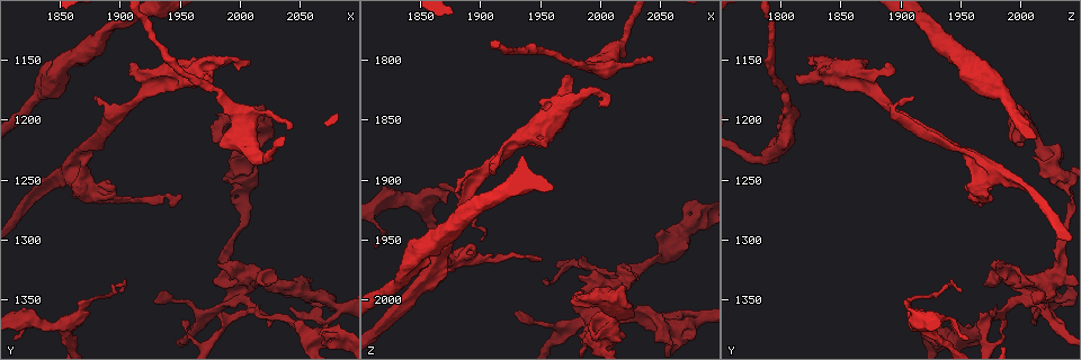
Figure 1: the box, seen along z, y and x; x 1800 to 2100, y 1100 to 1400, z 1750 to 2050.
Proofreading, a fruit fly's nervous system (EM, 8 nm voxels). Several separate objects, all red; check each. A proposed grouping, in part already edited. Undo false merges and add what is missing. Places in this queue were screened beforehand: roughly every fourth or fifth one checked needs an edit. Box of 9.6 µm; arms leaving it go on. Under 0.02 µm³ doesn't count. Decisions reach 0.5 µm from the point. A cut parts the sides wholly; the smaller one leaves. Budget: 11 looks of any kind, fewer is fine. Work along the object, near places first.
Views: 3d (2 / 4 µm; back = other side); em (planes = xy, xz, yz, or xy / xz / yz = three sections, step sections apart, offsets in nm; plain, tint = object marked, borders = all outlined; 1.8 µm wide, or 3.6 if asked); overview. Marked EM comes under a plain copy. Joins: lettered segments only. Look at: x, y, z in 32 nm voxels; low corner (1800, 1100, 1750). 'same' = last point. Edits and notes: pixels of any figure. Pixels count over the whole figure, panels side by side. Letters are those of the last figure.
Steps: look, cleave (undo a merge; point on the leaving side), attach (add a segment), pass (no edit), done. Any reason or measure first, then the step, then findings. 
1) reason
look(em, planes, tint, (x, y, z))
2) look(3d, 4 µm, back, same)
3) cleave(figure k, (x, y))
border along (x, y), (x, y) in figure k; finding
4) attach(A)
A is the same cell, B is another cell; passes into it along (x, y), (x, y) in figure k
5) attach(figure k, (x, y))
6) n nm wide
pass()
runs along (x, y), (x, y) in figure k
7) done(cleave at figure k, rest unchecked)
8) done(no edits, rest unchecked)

branch stops here
look(3d, 2 µm, (1878, 1180, 1910))

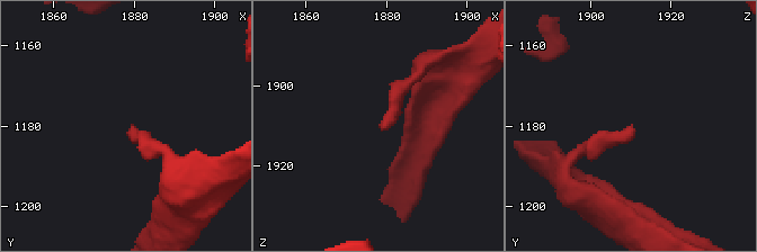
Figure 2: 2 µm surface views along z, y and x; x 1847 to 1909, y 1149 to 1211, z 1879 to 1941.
now the EM
look(em, yz, step 16, borders, (1878, 1182, 1911))

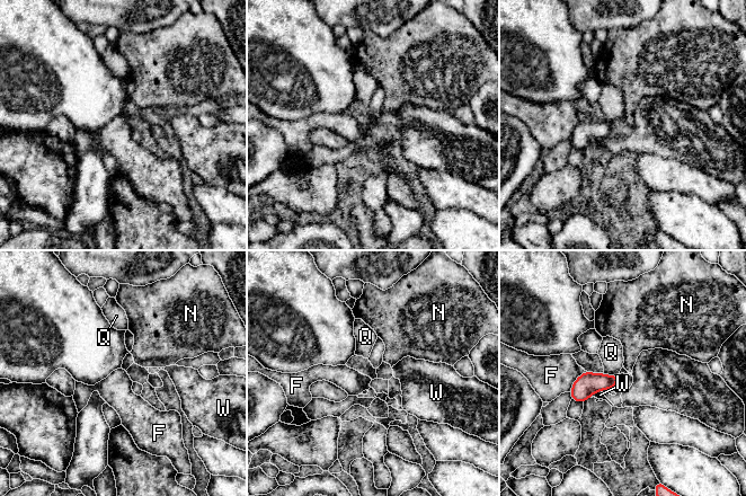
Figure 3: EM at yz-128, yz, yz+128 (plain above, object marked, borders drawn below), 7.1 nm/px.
pass()
F, N, Q and W are other cells; no lettered segment goes on from it

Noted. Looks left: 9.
branch stops here
look(3d, 2 µm, (1858, 1234, 1964))

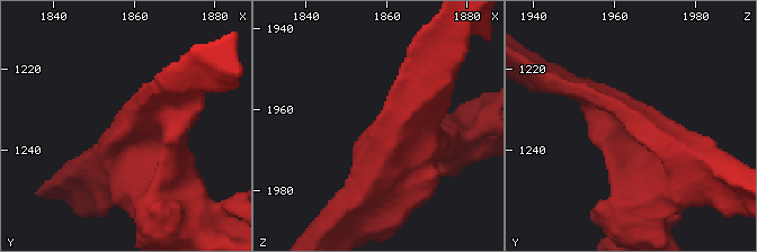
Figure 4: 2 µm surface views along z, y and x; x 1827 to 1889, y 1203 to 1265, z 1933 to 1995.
need the tissue
look(em, 3.6 µm, xz, step 4, borders, (1856, 1236, 1963))

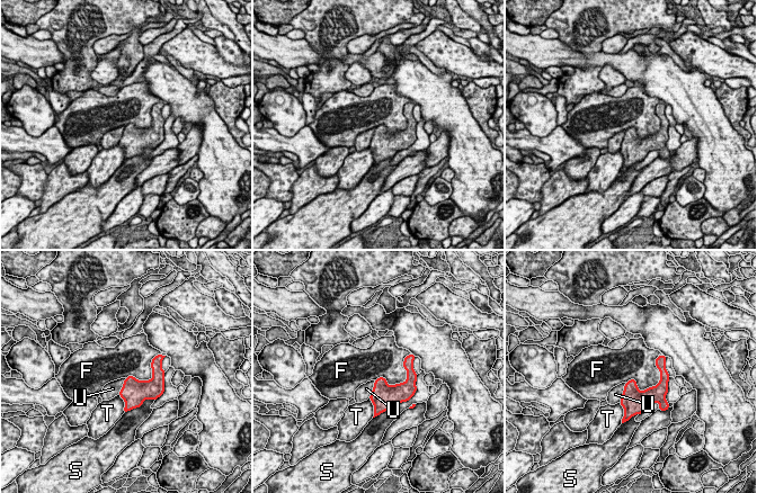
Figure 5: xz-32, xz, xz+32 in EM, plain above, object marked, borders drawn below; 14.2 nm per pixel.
cut it another way
look(em, 3.6 µm, xy, step 16, borders, same)

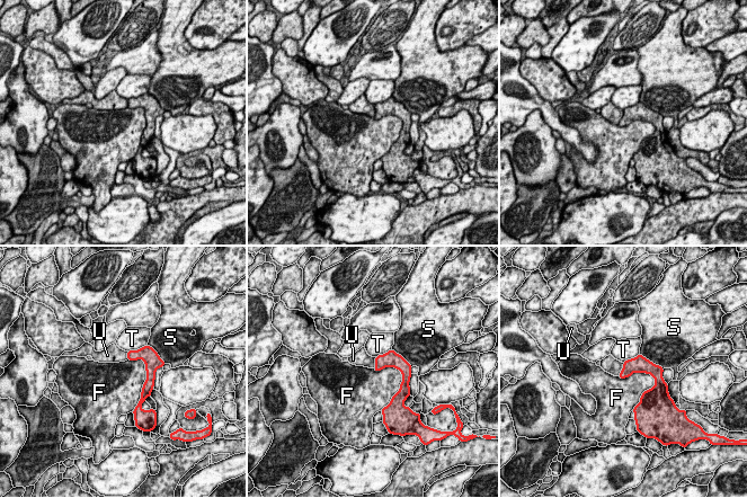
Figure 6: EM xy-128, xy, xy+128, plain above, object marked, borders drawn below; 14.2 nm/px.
160 nm wide
pass()
F, S, T and U are other cells; border along (649, 373), (655, 383), (632, 409) in figure 6; none of them fits

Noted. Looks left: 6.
thin arm on a thick one
look(em, xz, step 4, tint, (1988, 1318, 2032))

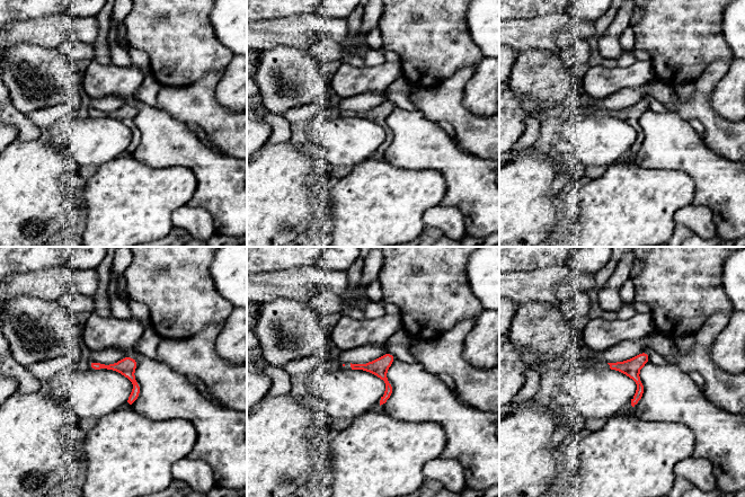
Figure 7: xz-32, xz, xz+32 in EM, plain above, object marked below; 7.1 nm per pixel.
what lies round it
look(em, xz, step 4, borders, same)

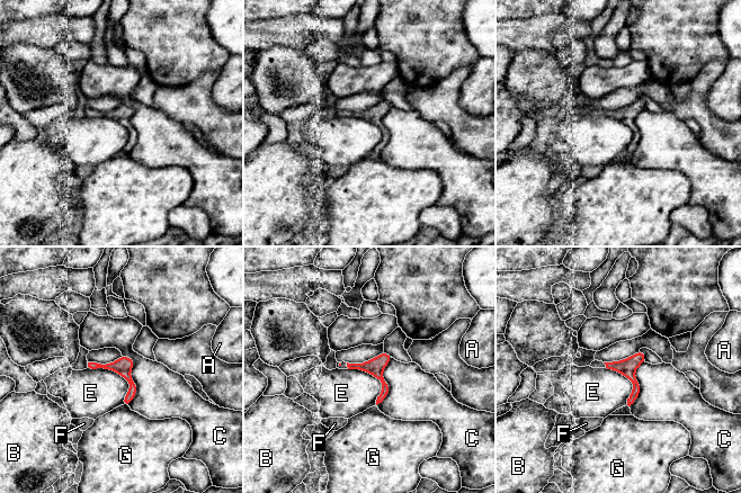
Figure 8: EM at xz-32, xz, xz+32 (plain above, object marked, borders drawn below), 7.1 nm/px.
pass()
A, B, C, E, F and G are other cells; border along (86, 368), (119, 374), (123, 404) in figure 8; one neuron here

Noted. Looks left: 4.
sharp bend
look(em, planes, tint, (2060, 1346, 2020))

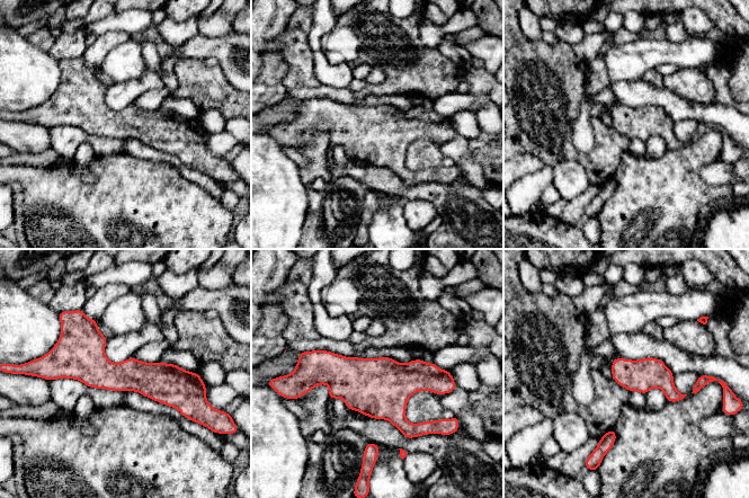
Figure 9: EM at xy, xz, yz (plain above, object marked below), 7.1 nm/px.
what lies round it
look(em, planes, borders, same)

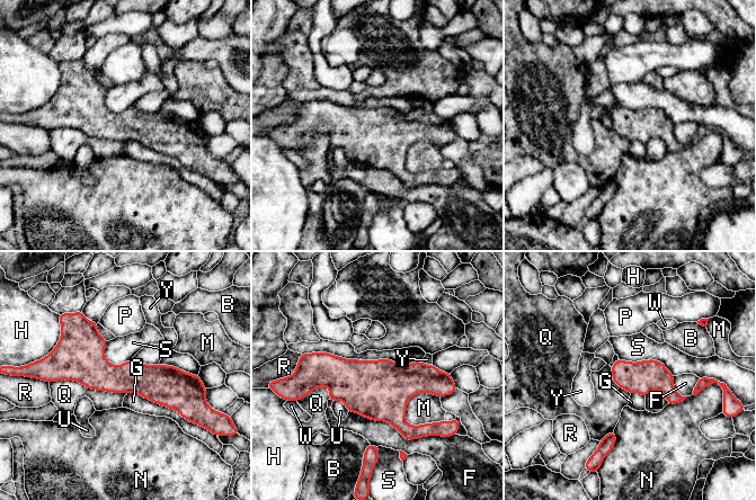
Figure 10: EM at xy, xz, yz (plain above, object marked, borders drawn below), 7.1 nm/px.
220 nm wide
pass()
B, F, G, H, M, N, P, Q, R, S, U, W and Y are other cells; runs along (58, 372), (193, 383) in figure 10; continuous, no second neuron

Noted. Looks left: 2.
sudden change in width
look(em, yz, step 8, tint, (2080, 1384, 1934))

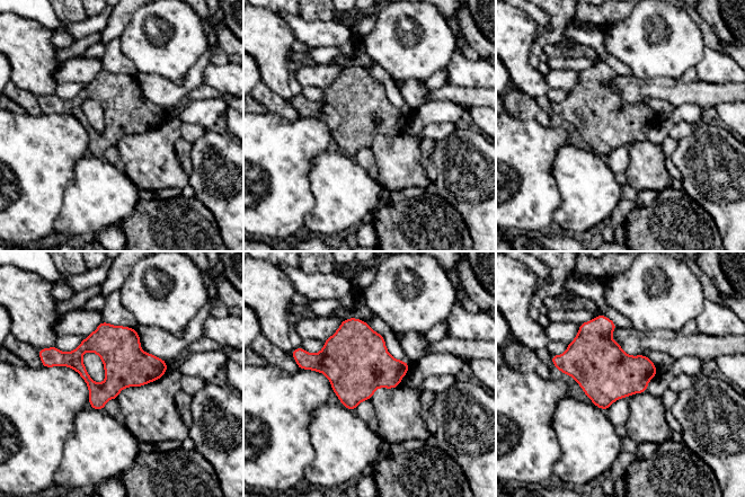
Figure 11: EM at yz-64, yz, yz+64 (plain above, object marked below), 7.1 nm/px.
look(em, yz, step 8, borders, same)

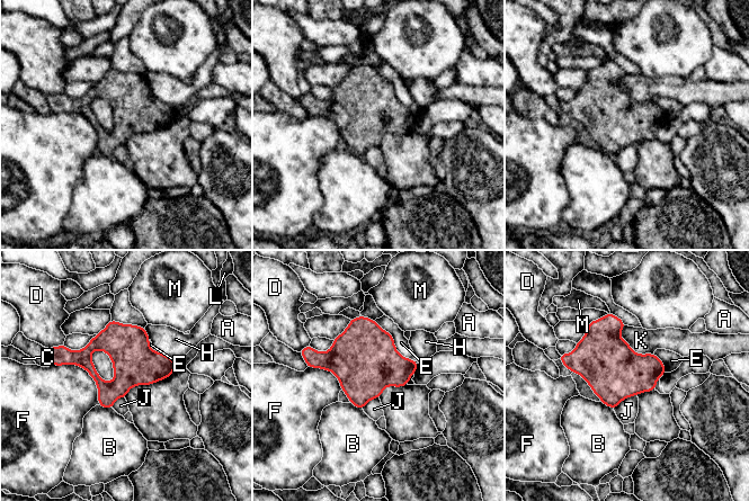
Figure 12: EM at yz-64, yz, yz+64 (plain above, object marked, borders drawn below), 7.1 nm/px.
F touches over 440 nm
pass()
A, B, C, D, E, F, H, J, K, L and M are other cells; continuous, no second neuron

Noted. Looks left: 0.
done(no edits, rest unchecked)

